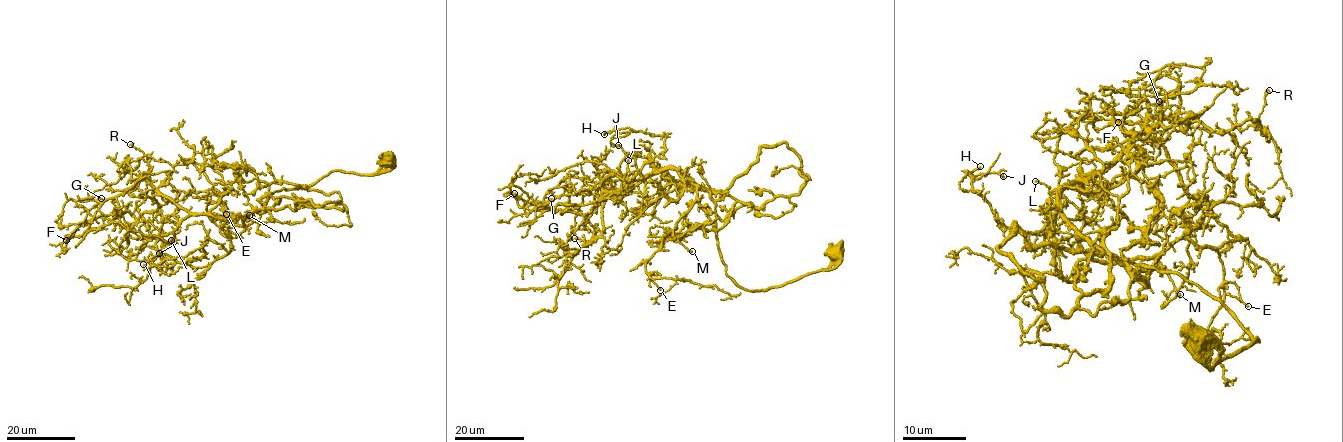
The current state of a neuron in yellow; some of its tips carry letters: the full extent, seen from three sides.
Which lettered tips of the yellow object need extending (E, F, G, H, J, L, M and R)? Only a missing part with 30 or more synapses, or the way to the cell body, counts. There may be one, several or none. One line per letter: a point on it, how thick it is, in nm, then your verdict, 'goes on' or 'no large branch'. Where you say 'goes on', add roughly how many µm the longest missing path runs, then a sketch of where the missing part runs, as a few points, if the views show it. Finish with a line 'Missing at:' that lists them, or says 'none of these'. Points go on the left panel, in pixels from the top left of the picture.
E: at (226, 214); 160 nm thick; no large branch
F: at (66, 240); 130 nm thick; no large branch
G: at (101, 198); 170 nm thick; no large branch
H: at (143, 264); 160 nm thick; no large branch
J: at (159, 253); 140 nm thick; no large branch
L: at (171, 240); 120 nm thick; no large branch
M: at (249, 215); 160 nm thick; no large branch
R: at (130, 144); 100 nm thick; no large branch
Missing at: none of these

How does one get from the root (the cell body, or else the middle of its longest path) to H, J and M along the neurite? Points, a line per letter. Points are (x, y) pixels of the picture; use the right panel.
H: (1196, 336), (1217, 362), (1259, 339), (1094, 248), (1061, 209), (1080, 180), (1032, 233), (972, 192), (980, 166)
J: (1196, 336), (1259, 339), (1094, 248), (1076, 177), (1002, 224), (971, 181), (1003, 176)
M: (1196, 336), (1217, 344), (1217, 362), (1259, 339), (1176, 272), (1079, 241), (1111, 263), (1153, 258), (1180, 294)

